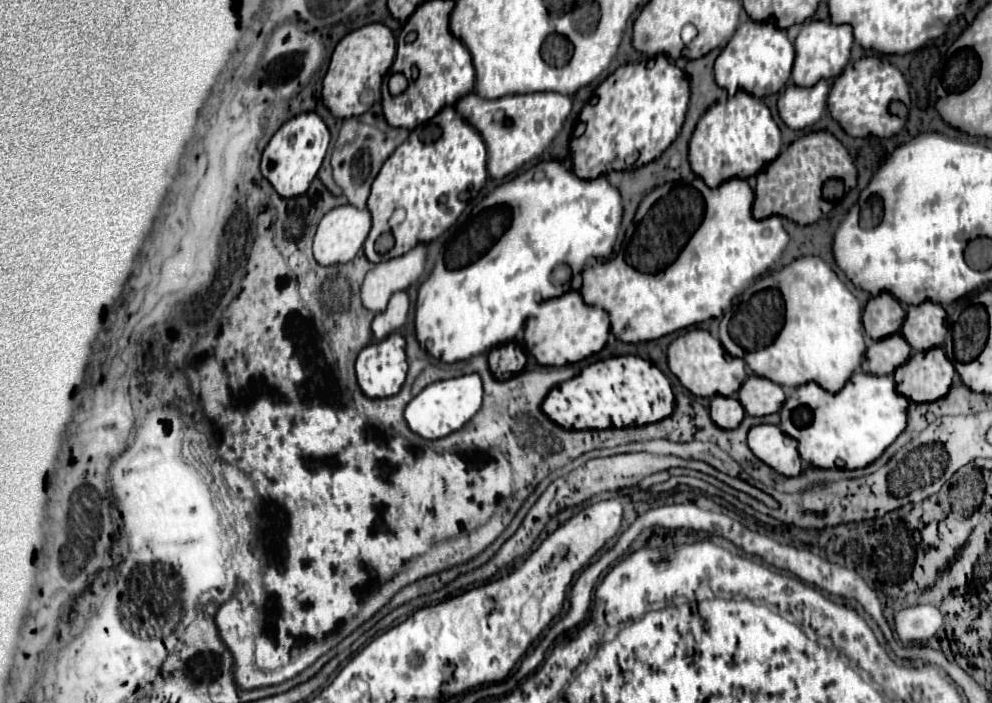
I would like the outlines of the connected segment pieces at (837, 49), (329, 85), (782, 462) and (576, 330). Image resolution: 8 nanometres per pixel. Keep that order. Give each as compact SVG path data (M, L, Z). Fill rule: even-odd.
M825 21L807 23L795 39L795 63L791 79L799 87L811 87L821 79L835 79L849 63L853 33L849 25L833 25Z
M371 23L347 33L335 47L323 79L323 103L339 119L357 117L381 99L381 83L395 59L395 37L383 23Z
M755 425L749 431L749 449L769 467L785 477L797 477L801 473L801 457L797 453L797 441L785 435L777 425Z
M567 291L561 297L549 299L537 307L537 311L527 319L525 327L525 347L545 367L561 367L567 363L577 363L597 351L601 351L609 337L609 315L603 309L589 307L581 299L579 291Z

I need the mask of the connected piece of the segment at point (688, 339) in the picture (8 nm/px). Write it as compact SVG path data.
M693 329L685 335L677 337L667 351L669 357L669 369L671 373L681 381L683 387L687 387L697 397L715 397L725 395L731 397L739 391L741 383L745 381L745 363L743 359L731 357L709 331Z

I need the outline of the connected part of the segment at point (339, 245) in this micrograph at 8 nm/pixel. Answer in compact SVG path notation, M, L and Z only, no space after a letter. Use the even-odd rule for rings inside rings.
M341 205L325 213L321 219L315 241L313 241L313 255L319 265L337 265L337 263L349 263L357 251L363 247L367 235L371 229L371 215L367 209L357 209L353 205Z

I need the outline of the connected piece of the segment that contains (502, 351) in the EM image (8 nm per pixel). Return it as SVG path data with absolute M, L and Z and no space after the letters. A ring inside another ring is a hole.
M505 343L489 351L489 369L493 377L497 375L517 375L525 367L525 351L519 343Z

